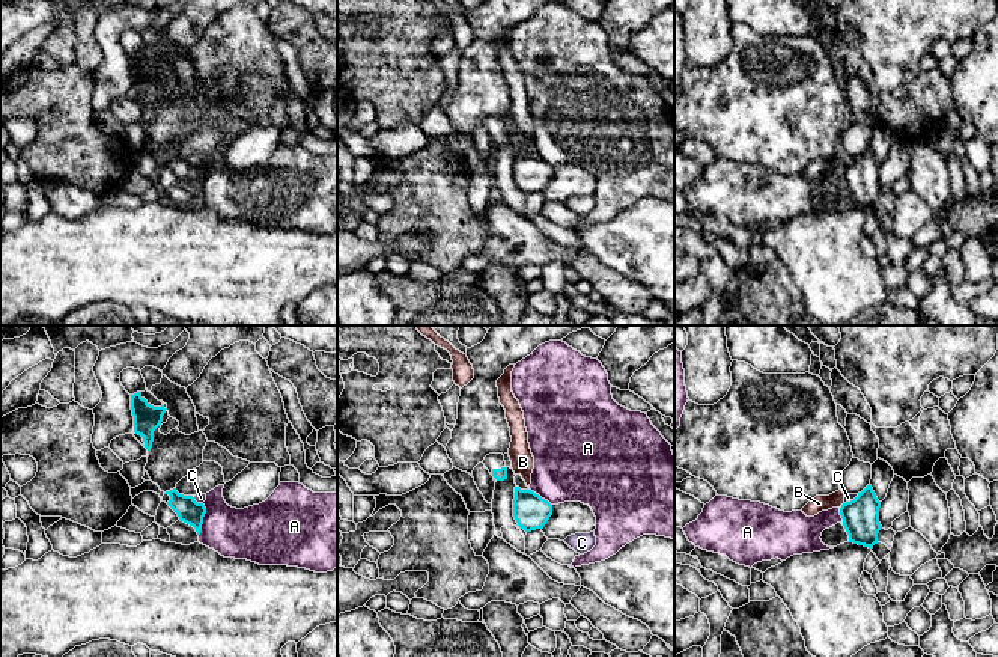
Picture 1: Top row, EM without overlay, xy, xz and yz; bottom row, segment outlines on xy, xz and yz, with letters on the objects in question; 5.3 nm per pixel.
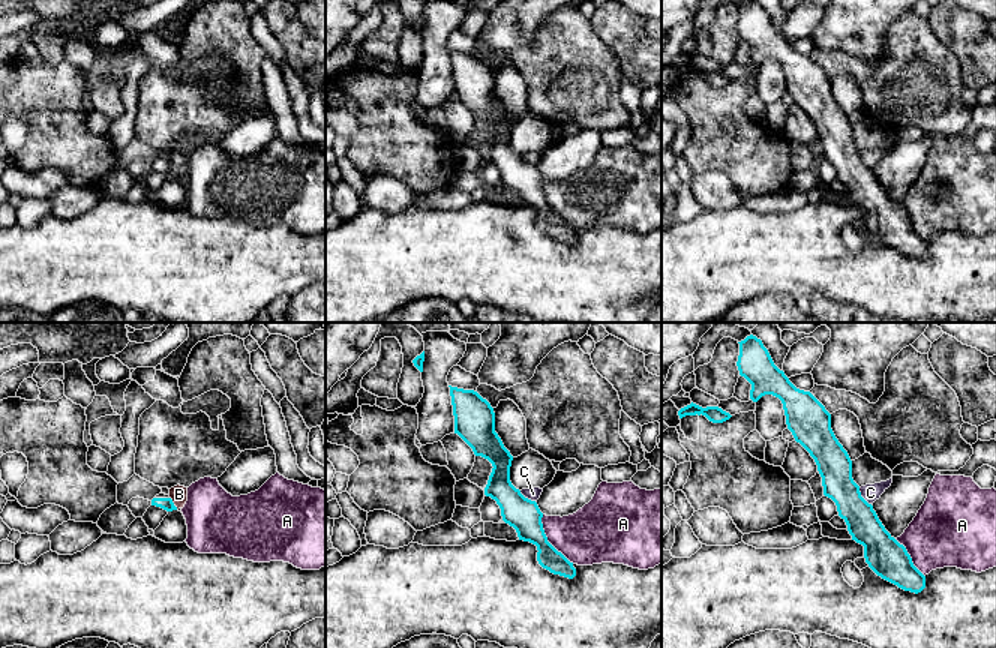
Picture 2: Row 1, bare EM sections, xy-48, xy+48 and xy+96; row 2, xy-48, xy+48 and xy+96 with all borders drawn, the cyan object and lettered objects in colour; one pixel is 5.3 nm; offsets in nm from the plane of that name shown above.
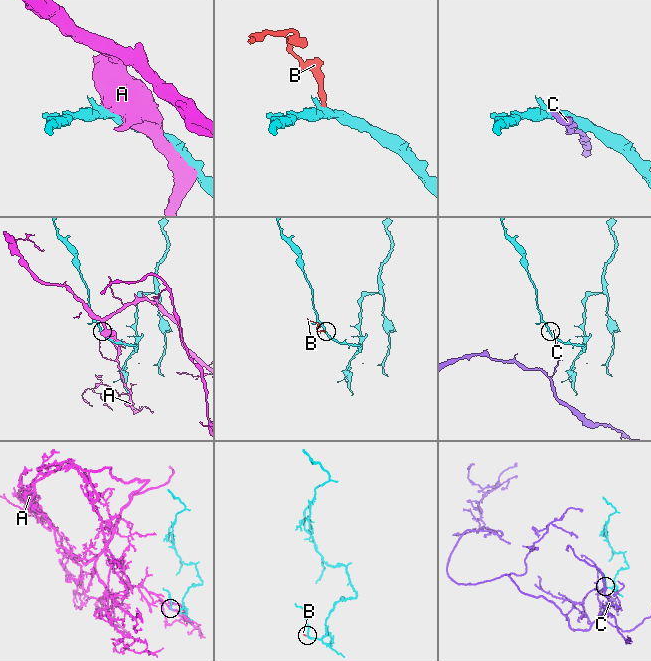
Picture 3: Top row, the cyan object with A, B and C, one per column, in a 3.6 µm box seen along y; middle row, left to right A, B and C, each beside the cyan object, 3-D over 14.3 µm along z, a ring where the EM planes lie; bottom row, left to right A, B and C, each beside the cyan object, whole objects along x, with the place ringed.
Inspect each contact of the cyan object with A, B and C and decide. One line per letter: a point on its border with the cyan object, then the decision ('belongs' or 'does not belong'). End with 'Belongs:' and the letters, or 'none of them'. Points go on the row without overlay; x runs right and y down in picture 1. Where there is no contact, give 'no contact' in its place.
A: xy (202, 183) | does not belong
B: yz (842, 168) | does not belong
C: yz (851, 163) | does not belong
Belongs: none of them

